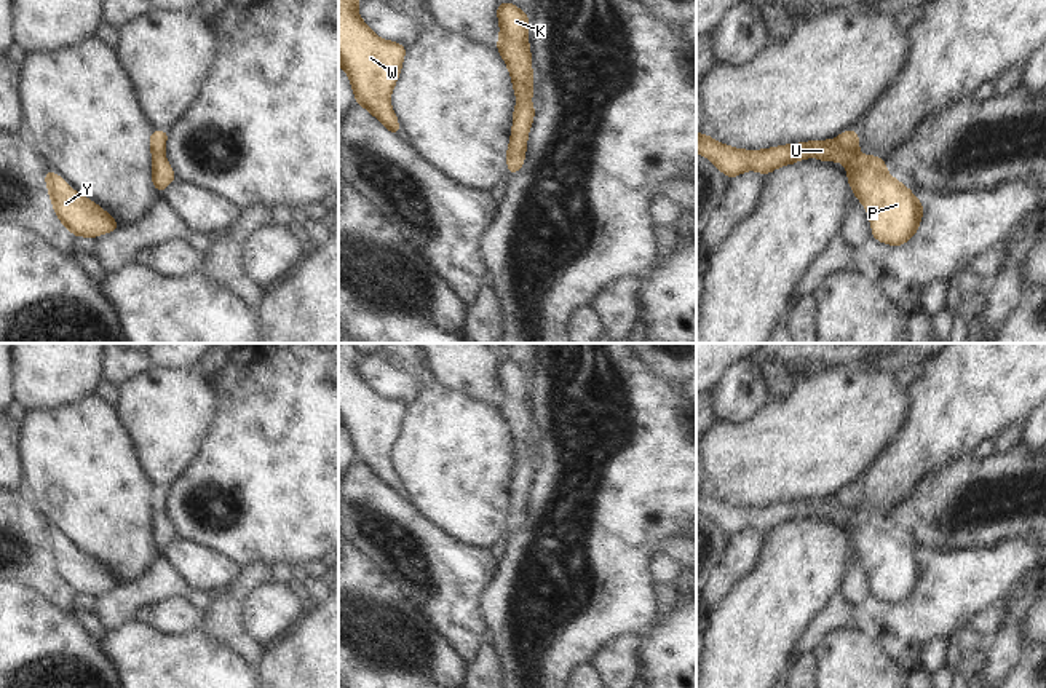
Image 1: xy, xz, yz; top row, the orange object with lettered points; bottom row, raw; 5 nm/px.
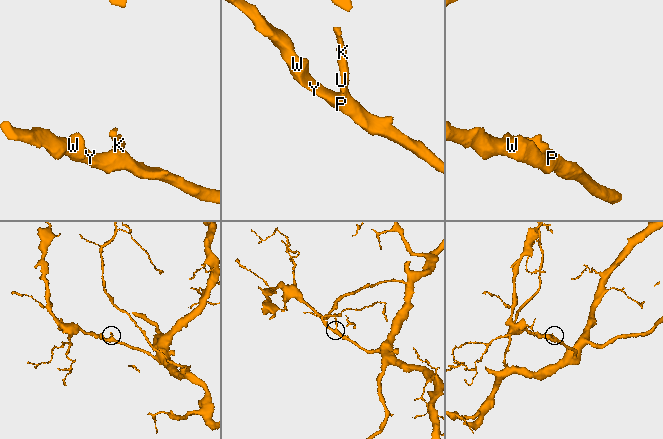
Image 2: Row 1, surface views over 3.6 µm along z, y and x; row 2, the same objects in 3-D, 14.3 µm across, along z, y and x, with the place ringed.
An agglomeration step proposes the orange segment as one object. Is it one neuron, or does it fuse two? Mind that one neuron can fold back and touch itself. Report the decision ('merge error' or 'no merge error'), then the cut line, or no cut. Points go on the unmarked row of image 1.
no merge error; no cut

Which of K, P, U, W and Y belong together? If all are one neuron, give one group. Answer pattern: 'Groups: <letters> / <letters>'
Groups: K P U W Y

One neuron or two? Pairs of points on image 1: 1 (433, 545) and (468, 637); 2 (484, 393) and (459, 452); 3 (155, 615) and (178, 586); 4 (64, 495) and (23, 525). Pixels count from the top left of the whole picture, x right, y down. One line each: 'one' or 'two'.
1: one
2: two
3: two
4: two

